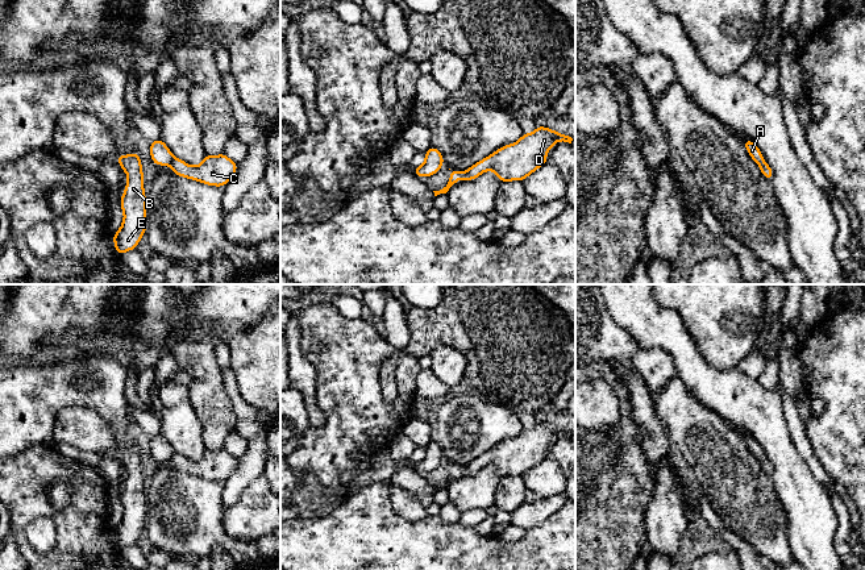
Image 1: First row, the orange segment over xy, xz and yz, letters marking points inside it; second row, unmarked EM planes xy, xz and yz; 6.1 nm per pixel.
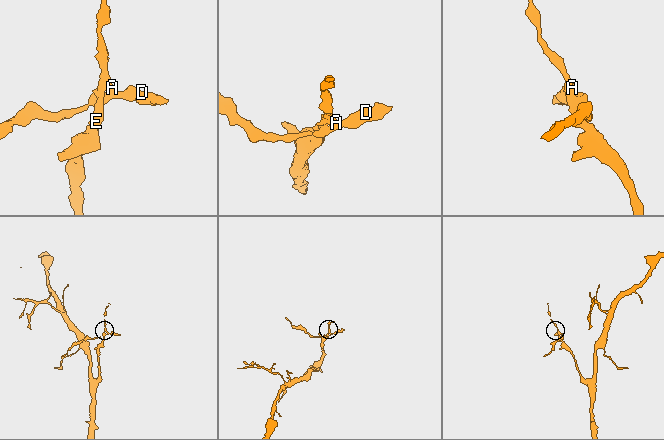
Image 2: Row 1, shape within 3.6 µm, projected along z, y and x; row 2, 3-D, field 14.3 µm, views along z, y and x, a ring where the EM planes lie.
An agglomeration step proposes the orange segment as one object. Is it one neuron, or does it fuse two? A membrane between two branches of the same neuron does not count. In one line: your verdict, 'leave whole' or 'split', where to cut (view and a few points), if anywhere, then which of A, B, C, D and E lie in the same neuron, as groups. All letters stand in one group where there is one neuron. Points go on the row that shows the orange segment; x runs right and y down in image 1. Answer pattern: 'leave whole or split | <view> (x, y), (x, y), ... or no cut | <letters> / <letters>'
split | xy (174, 158), (167, 163) | A B E / C D

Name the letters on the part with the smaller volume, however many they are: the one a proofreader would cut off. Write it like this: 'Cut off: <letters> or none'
Cut off: C, D

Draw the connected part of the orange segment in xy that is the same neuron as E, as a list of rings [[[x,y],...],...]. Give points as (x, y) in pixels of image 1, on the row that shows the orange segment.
[[[138,154],[117,155],[122,171],[128,174],[125,192],[120,199],[124,212],[121,228],[113,234],[117,254],[133,250],[146,232],[146,196],[144,191],[142,165]]]

